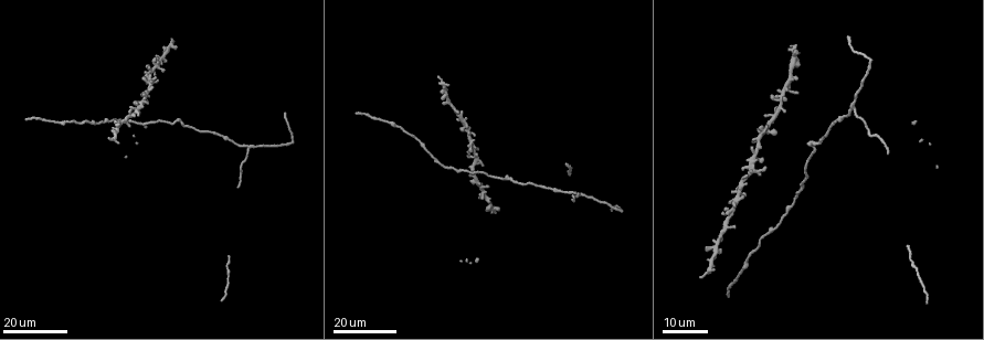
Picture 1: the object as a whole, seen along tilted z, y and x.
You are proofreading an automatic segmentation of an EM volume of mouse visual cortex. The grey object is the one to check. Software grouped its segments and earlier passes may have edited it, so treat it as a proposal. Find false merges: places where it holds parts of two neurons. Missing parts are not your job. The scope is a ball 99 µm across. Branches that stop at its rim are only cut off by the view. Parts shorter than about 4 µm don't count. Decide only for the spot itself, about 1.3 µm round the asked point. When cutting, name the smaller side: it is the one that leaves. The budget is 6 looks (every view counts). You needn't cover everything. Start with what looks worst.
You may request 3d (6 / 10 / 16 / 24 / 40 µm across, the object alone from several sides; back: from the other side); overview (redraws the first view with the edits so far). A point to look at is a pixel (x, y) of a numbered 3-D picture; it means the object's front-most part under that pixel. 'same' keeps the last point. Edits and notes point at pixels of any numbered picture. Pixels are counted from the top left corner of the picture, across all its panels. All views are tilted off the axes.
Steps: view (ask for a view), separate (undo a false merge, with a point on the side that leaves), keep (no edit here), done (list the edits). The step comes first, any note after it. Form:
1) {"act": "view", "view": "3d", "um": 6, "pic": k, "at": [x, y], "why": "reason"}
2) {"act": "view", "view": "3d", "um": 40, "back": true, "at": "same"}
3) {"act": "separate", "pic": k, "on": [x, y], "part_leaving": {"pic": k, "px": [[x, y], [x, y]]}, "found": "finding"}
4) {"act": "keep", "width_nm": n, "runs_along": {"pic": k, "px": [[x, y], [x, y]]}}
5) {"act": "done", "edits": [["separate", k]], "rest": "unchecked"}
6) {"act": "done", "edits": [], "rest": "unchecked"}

{"act": "view", "view": "3d", "um": 24, "pic": 1, "at": [709, 271], "why": "two arms in line, one across"}

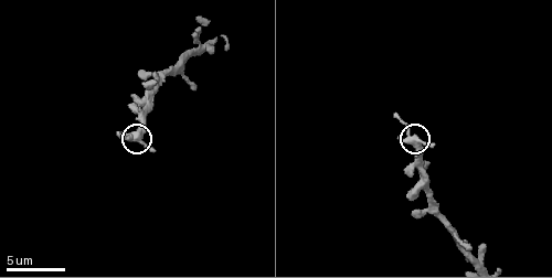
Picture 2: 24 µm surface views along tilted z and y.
{"act": "view", "view": "3d", "um": 10, "pic": 2, "at": [133, 137], "why": "zoom in"}

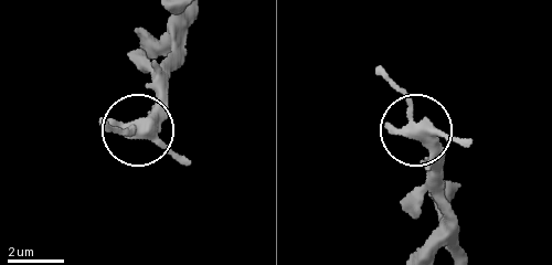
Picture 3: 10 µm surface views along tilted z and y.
{"act": "keep", "arms": 3, "found": "all the same neuron"}

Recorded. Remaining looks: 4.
{"act": "view", "view": "3d", "um": 16, "pic": 1, "at": [472, 142], "why": "looks like a crossing"}

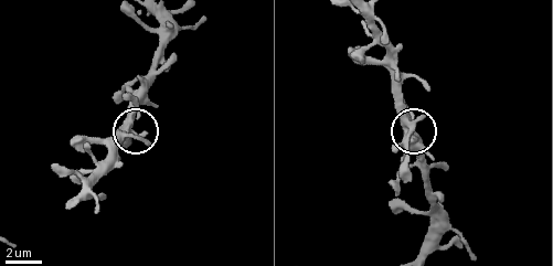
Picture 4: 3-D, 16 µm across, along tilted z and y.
{"act": "view", "view": "3d", "um": 6, "pic": 4, "at": [127, 120], "why": "zoom in"}

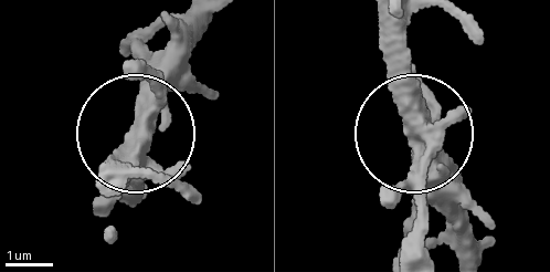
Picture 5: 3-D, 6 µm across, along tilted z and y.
{"act": "keep", "arms": 5, "found": "all the same neuron"}

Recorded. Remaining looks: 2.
{"act": "view", "view": "3d", "um": 16, "pic": 1, "at": [742, 270], "why": "thick turns thin"}

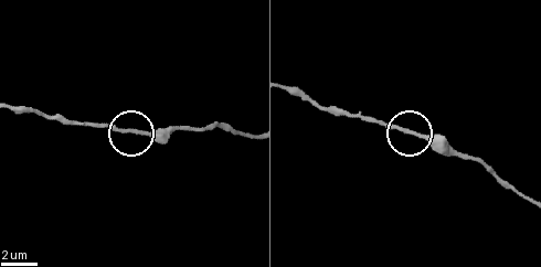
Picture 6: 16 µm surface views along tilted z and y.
{"act": "view", "view": "3d", "um": 6, "pic": 6, "at": [426, 139]}

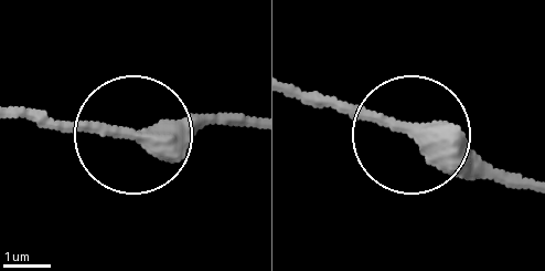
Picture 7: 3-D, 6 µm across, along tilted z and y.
{"act": "keep", "width_nm": 350, "runs_along": {"pic": 7, "px": [[245, 124], [17, 118]]}, "found": "all the same neuron"}

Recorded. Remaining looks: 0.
{"act": "done", "edits": [], "rest": "unchecked"}

